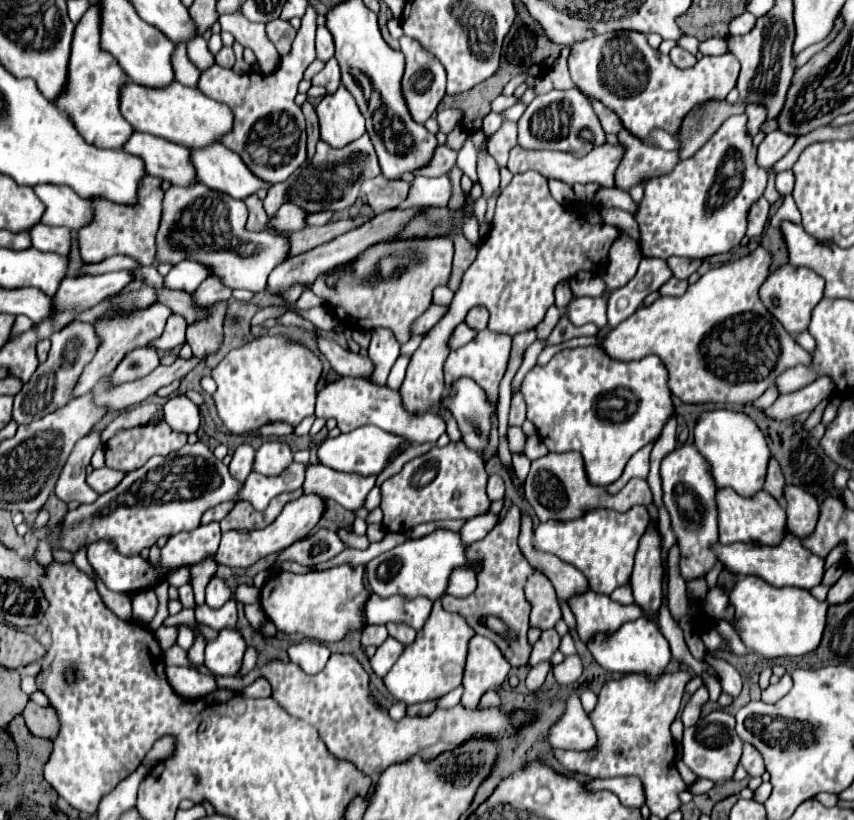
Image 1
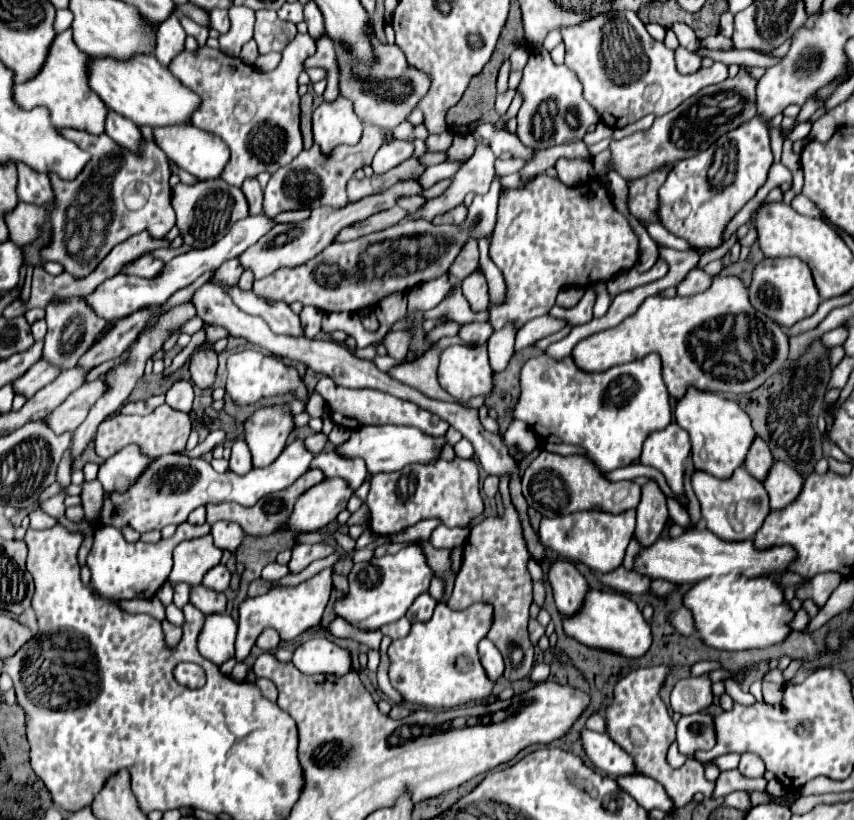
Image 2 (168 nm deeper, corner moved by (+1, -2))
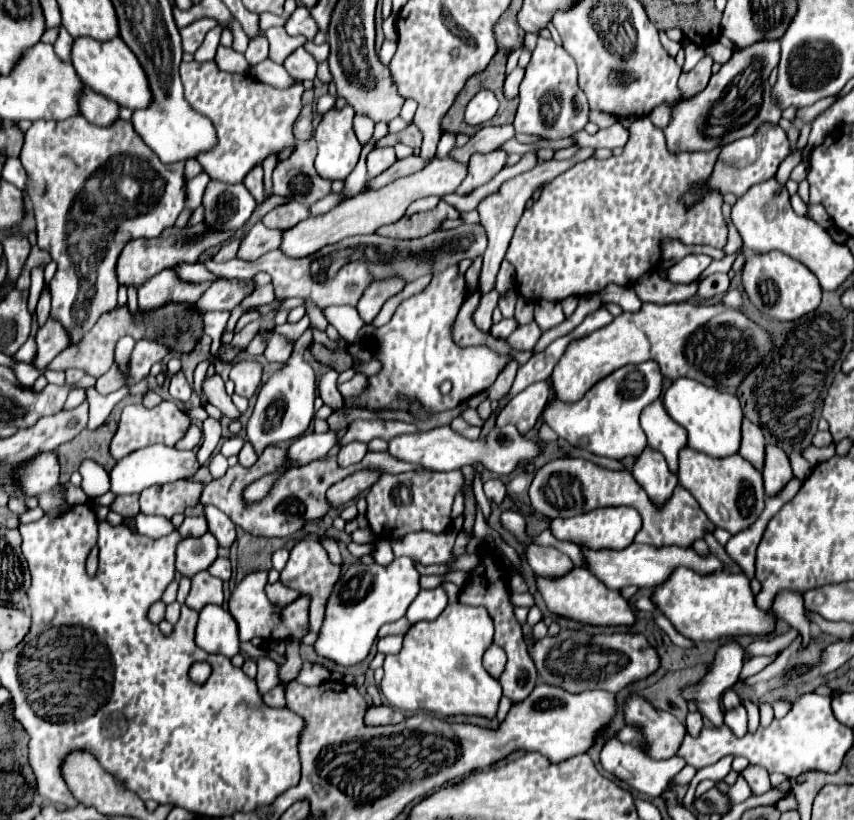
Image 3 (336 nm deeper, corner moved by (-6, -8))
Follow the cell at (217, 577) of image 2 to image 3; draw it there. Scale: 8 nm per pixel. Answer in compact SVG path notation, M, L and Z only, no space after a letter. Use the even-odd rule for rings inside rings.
M218 558L218 562L214 562L214 566L210 566L208 570L212 576L220 578L220 580L230 580L230 560L228 558Z

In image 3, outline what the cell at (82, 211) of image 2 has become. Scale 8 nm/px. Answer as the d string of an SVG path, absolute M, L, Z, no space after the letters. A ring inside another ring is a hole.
M84 116L78 118L68 118L66 122L34 122L32 128L26 132L26 140L20 152L20 162L24 164L26 172L30 174L30 190L26 192L28 198L34 204L34 216L36 216L36 234L38 234L38 246L46 252L50 252L52 260L58 264L58 272L50 282L50 292L52 292L52 310L50 316L60 322L66 332L70 334L70 344L78 344L84 334L88 334L94 324L100 320L102 314L108 314L110 310L116 308L116 292L118 292L118 282L116 282L116 260L122 248L134 240L134 238L154 238L162 234L166 228L176 224L176 218L184 210L184 198L186 198L186 182L184 182L184 162L178 164L162 164L160 158L138 138L132 122L118 122L118 126L110 126L110 130L102 130L100 126L90 124Z

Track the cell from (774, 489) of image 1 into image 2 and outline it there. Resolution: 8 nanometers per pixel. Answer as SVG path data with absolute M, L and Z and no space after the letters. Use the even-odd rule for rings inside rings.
M755 436L749 452L747 452L747 460L743 462L743 466L747 468L747 472L751 476L755 476L757 480L763 480L767 476L767 470L771 468L771 462L773 462L773 456L771 456L771 450L767 446L765 440L759 440Z

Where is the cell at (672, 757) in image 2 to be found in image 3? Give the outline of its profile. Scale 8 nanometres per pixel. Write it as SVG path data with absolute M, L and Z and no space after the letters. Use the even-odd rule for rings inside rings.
M608 738L606 744L602 746L600 764L612 776L616 776L618 780L626 782L630 788L634 788L642 794L648 794L648 796L660 796L664 792L664 788L668 786L670 778L674 778L686 766L686 762L680 756L674 756L670 760L650 760L636 744L622 744L616 738Z

